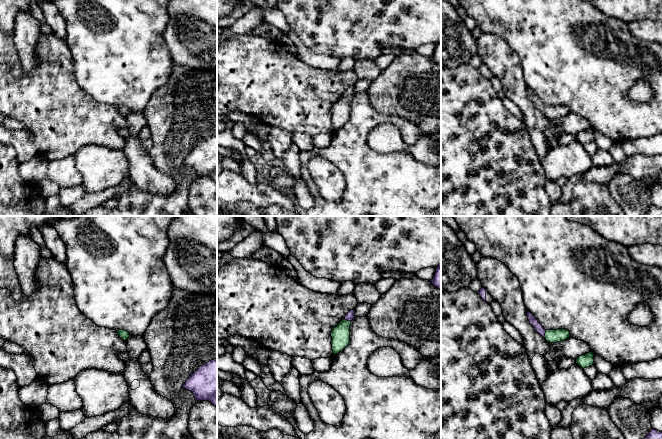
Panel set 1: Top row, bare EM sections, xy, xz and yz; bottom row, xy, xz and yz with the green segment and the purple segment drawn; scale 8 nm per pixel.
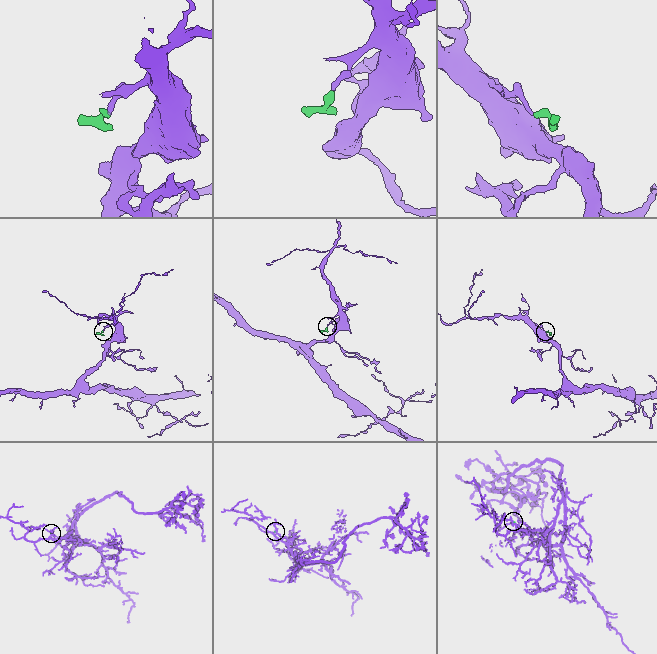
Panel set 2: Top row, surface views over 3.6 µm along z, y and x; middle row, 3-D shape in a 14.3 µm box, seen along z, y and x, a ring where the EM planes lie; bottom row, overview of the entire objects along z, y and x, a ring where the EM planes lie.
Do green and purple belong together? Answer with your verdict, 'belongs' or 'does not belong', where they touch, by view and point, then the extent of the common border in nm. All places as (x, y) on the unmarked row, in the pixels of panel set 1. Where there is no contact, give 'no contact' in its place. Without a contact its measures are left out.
belongs | xz (346, 96) | 60 nm

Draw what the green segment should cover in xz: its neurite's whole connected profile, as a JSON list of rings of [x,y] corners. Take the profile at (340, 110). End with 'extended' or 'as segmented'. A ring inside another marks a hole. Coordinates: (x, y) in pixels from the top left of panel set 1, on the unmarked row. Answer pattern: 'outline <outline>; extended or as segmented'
outline [[[353,85],[346,90],[345,94],[336,103],[333,104],[331,108],[331,120],[334,131],[348,122],[350,118],[350,101],[355,93],[355,86]]]; extended

